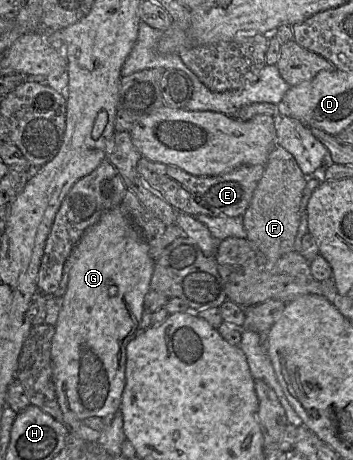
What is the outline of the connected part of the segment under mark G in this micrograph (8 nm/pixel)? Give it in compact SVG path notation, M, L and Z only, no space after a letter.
M117 207L106 211L96 224L87 229L64 265L60 287L54 294L59 306L59 312L54 326L54 335L51 340L51 366L57 401L63 413L63 423L68 427L69 432L74 433L80 438L92 442L98 441L120 408L125 387L126 347L131 340L139 335L139 325L144 311L144 300L147 293L151 290L155 262L156 260L153 260L150 256L147 242L124 211L120 207Z

